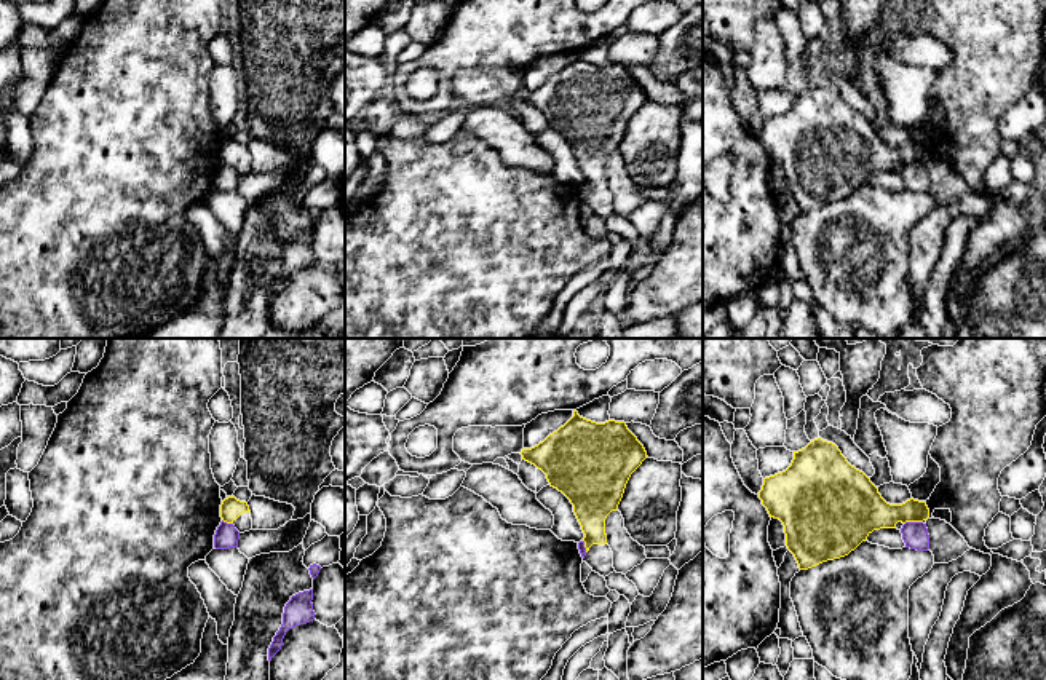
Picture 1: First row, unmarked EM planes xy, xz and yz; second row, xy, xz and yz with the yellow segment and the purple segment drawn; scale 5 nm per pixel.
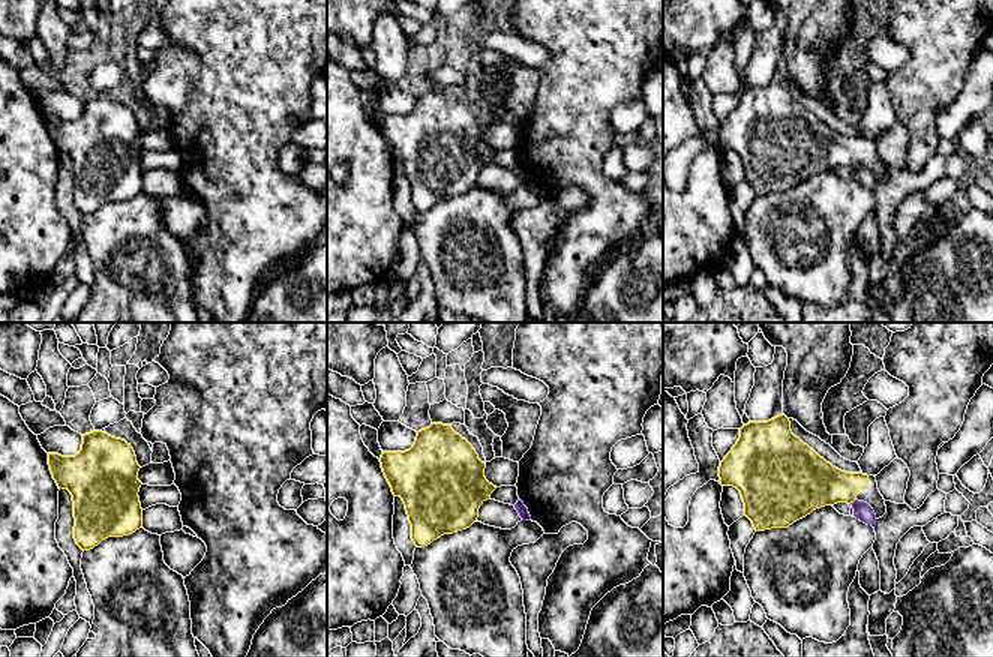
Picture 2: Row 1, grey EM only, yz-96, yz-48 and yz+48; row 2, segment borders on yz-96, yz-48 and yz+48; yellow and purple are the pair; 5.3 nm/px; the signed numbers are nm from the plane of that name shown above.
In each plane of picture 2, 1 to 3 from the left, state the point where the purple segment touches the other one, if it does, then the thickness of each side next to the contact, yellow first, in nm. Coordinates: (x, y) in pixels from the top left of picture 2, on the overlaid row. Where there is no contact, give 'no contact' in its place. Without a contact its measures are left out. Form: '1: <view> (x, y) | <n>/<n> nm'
1: no contact
2: no contact
3: yz+48 (852, 501) | 280/100 nm

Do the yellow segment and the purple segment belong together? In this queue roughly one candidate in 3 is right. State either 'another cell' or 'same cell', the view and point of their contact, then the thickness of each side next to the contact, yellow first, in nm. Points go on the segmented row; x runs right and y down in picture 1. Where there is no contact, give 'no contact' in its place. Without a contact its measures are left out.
another cell; meets yellow in yz at (912, 521); 220 nm thick on the yellow side, 130 nm on the other

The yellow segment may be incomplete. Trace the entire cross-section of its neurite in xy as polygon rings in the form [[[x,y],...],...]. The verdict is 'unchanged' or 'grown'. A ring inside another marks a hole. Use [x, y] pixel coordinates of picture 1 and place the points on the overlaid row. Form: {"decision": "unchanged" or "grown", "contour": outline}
{"decision": "grown", "contour": [[[228,496],[220,504],[220,517],[227,524],[233,524],[240,533],[252,530],[251,511],[246,501]]]}

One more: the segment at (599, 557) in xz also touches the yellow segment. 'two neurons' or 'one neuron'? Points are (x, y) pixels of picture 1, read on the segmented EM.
one neuron

